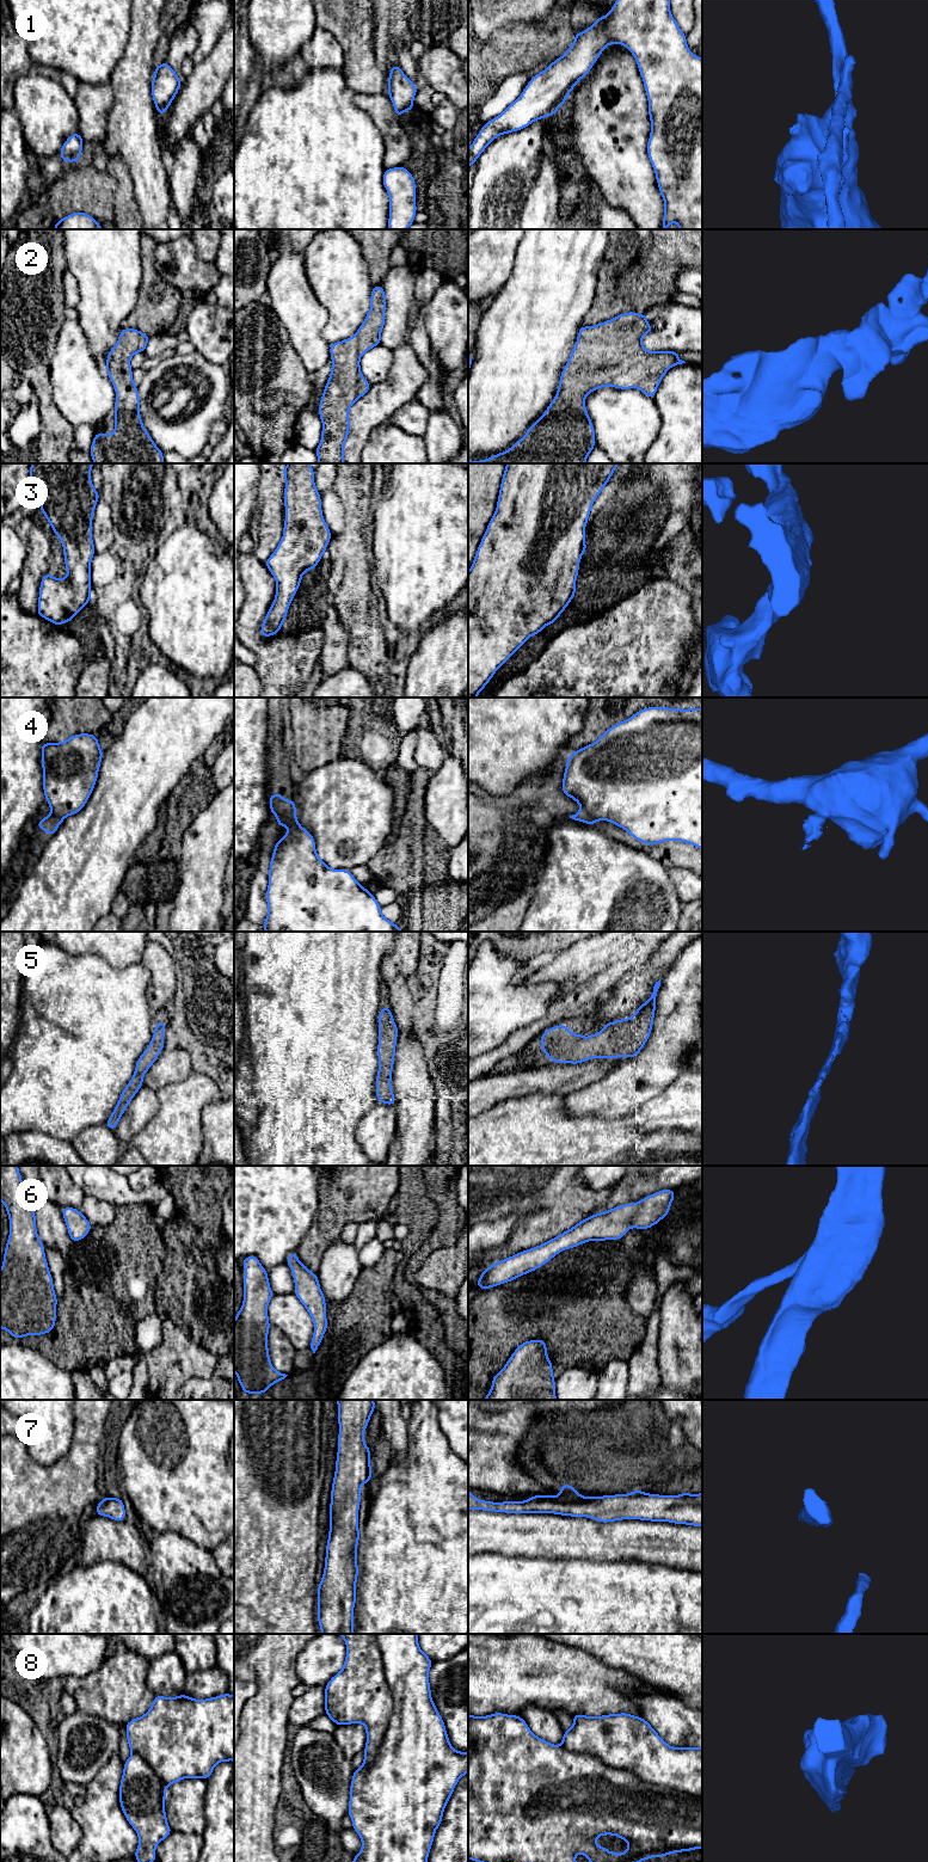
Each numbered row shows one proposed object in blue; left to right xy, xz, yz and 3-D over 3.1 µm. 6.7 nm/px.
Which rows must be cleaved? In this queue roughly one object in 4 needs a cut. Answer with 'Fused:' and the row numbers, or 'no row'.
Fused: 4, 8

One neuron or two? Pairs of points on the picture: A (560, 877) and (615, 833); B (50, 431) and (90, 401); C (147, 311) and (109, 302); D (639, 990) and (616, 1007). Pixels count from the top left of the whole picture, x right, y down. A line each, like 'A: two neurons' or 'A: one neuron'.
A: two neurons
B: two neurons
C: two neurons
D: one neuron

